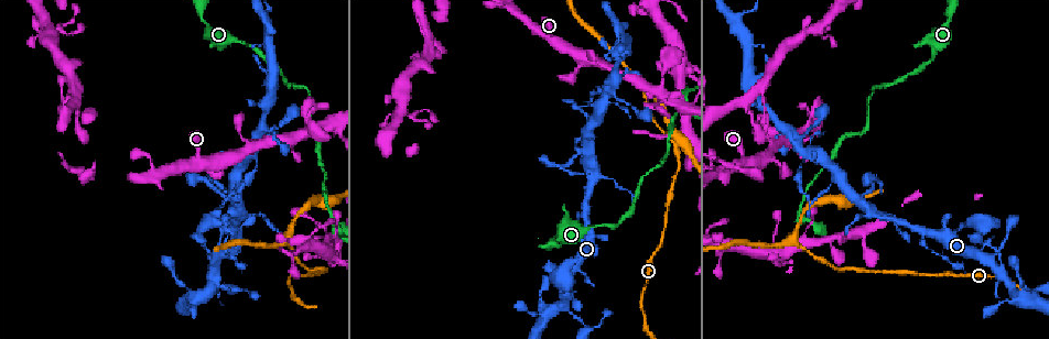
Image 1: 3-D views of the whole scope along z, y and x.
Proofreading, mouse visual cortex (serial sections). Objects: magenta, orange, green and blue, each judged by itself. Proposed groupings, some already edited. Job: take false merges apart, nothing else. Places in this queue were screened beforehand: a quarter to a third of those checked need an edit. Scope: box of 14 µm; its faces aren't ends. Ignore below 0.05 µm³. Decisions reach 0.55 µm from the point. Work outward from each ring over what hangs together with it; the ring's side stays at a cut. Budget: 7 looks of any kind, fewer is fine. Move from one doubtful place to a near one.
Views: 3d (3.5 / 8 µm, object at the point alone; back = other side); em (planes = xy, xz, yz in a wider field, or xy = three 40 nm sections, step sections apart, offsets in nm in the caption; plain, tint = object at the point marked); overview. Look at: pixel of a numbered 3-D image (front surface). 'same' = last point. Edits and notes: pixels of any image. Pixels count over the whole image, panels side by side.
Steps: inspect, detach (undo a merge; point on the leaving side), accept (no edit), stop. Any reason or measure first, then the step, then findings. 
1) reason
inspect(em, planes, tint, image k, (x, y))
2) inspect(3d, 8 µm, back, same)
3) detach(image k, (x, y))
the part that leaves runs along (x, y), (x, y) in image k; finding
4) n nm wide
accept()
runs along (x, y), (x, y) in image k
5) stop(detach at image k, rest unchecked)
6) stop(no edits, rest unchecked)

sudden change in width
inspect(3d, 3.5 µm, image 1, (598, 226))

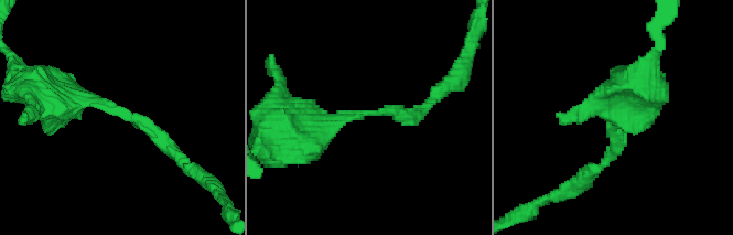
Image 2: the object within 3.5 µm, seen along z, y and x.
arms of 200, 400 nm
inspect(em, xy, step 2, tint, image 2, (126, 110))

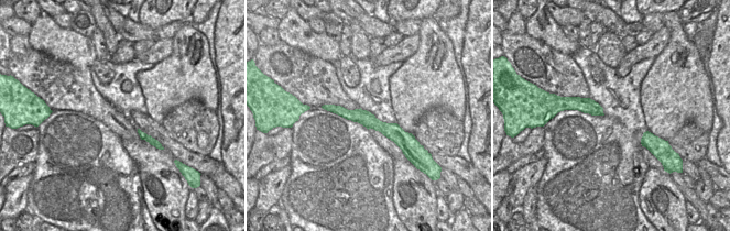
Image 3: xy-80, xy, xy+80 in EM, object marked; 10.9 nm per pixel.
170 nm wide
accept()
runs along (327, 107), (410, 139) in image 3; continuous, no second cell

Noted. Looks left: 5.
two arms in line, one across
inspect(3d, 3.5 µm, back, image 1, (685, 93))

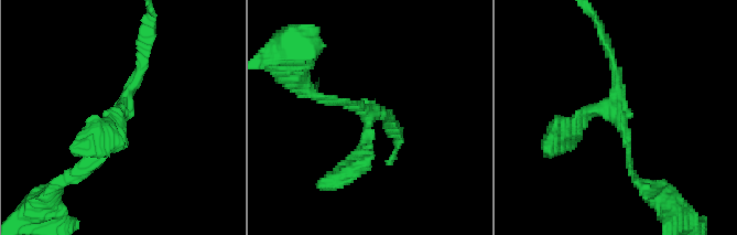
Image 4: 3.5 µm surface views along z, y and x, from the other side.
now the EM
inspect(em, xy, step 1, tint, image 4, (124, 101))

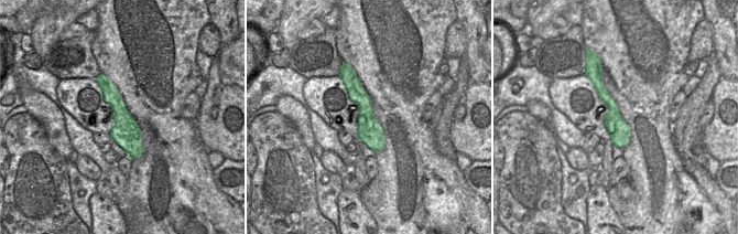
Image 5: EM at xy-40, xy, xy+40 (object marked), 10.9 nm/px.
arms of 150, 150, 250 nm
accept()
runs along (101, 77), (139, 153) in image 5; all the same cell

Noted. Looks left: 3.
three-way junction
inspect(3d, 3.5 µm, image 1, (208, 163))

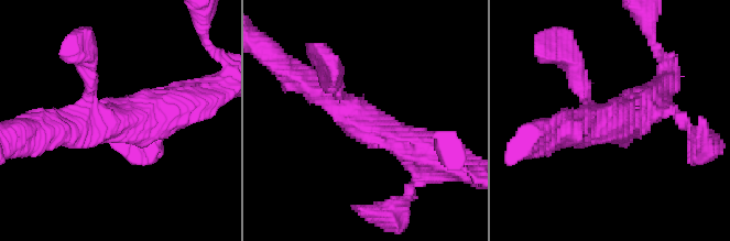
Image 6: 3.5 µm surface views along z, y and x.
3 arms; arms of 200, 300, 500 nm
inspect(em, xy, step 1, tint, image 6, (358, 123))

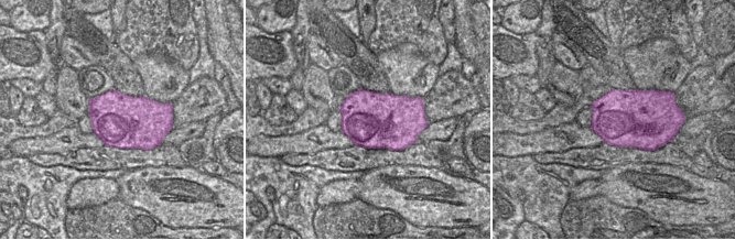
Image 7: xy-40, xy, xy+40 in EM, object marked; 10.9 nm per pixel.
accept()
runs along (335, 84), (358, 121), (423, 149) in image 6; continuous, no second cell

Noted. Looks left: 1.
stop(no edits, rest unchecked)

